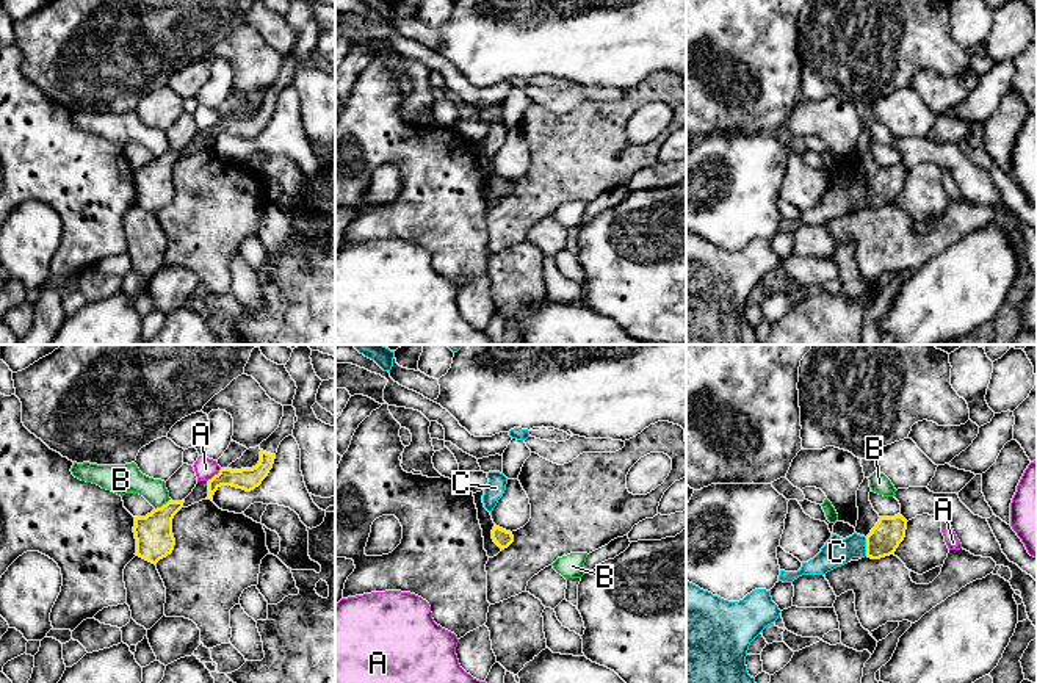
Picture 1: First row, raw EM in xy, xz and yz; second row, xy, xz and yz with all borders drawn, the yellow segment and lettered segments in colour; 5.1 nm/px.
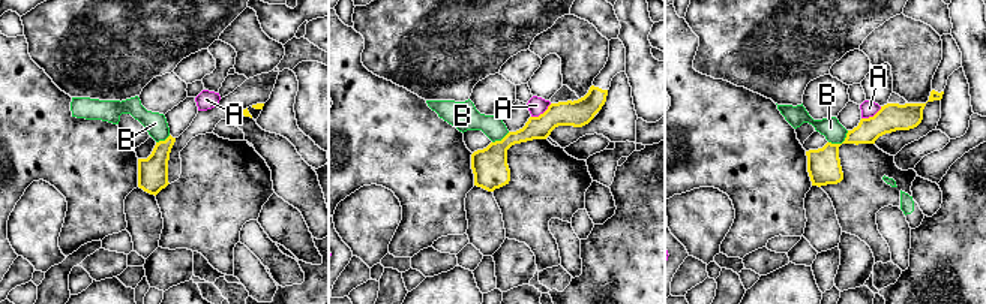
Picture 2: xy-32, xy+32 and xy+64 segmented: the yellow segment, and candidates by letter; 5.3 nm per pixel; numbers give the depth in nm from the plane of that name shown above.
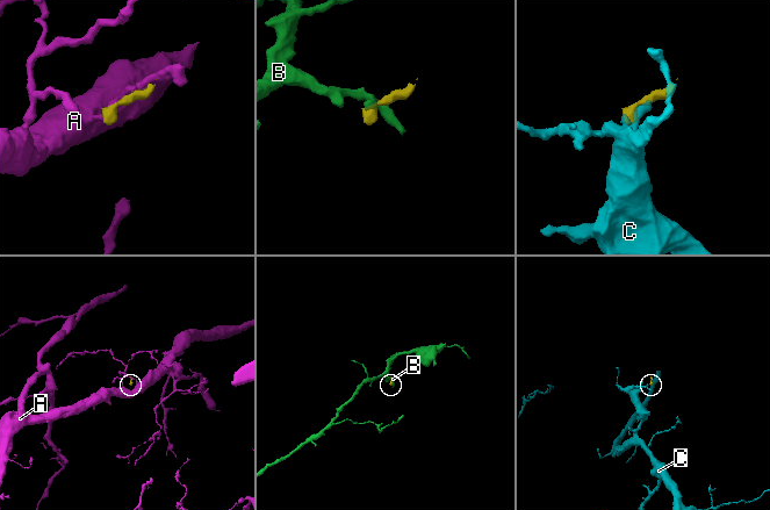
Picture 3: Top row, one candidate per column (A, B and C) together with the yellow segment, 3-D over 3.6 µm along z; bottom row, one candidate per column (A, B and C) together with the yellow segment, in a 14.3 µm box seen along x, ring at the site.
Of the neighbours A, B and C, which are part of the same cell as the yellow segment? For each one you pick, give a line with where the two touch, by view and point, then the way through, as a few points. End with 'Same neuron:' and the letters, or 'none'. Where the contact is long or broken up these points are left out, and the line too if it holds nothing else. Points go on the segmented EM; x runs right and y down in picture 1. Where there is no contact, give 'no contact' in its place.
Same neuron: none

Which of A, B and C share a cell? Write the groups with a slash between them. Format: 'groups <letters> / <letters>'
groups A / B / C

